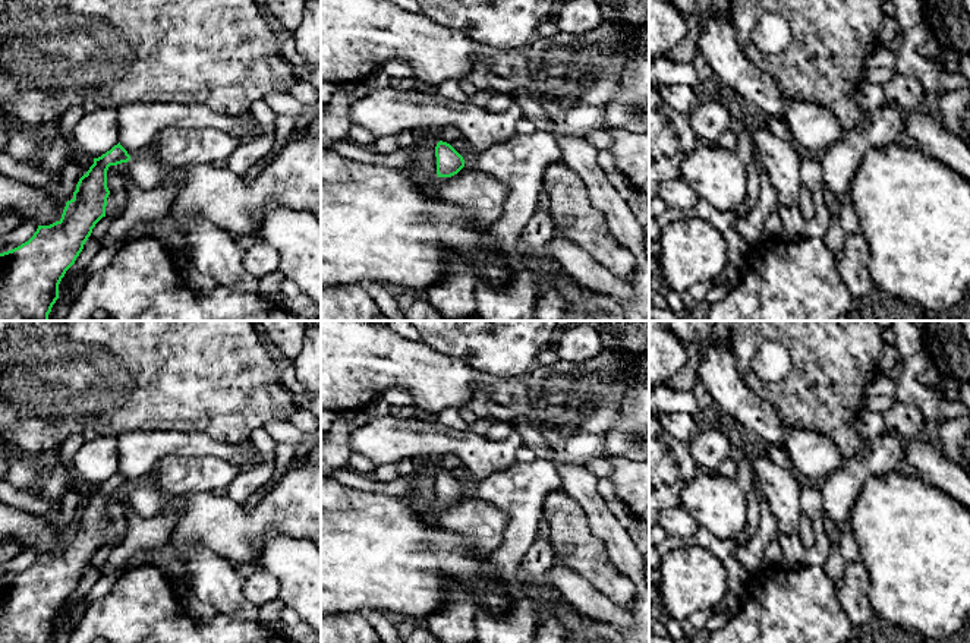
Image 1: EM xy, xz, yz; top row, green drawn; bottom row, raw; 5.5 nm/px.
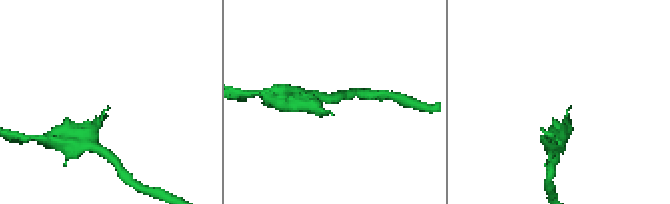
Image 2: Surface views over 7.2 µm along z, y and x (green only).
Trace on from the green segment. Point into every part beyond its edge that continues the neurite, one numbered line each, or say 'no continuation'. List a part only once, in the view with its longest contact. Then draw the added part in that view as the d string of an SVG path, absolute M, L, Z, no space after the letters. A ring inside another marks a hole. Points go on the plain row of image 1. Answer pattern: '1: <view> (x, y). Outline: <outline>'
no continuation

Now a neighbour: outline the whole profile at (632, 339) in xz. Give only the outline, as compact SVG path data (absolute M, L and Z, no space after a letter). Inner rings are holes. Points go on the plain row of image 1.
M590 321L604 338L604 347L629 354L636 365L649 352L649 321Z

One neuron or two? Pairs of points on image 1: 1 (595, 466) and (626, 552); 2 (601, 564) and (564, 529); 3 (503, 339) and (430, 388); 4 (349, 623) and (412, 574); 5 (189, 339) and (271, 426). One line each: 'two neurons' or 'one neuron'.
1: two neurons
2: one neuron
3: two neurons
4: two neurons
5: two neurons

